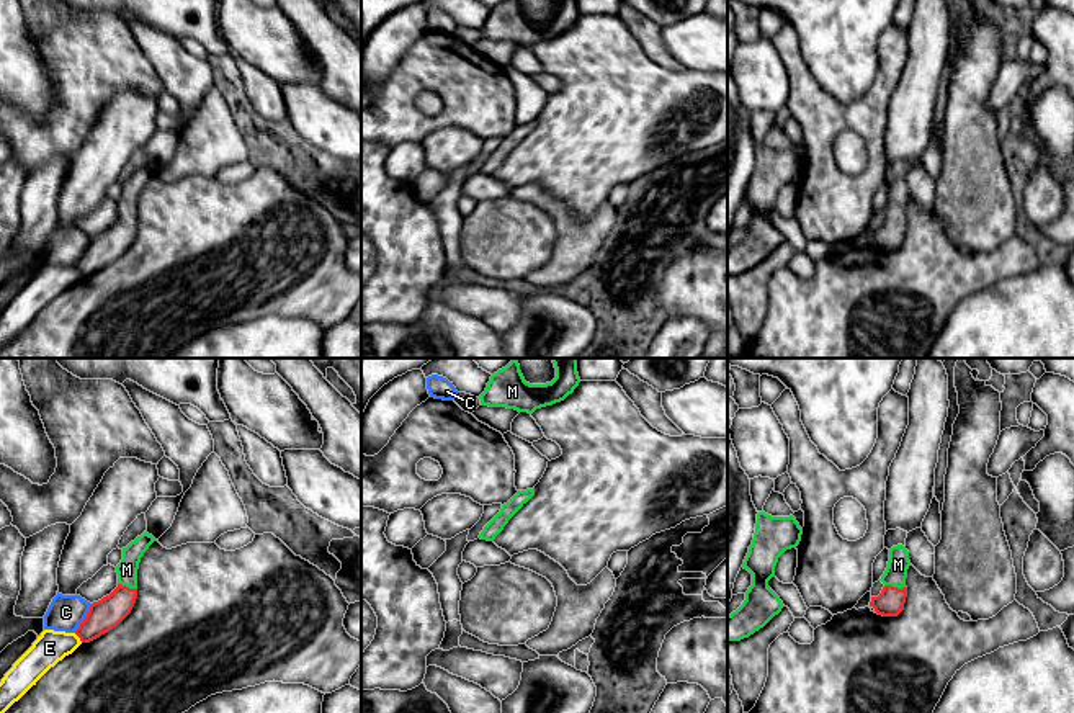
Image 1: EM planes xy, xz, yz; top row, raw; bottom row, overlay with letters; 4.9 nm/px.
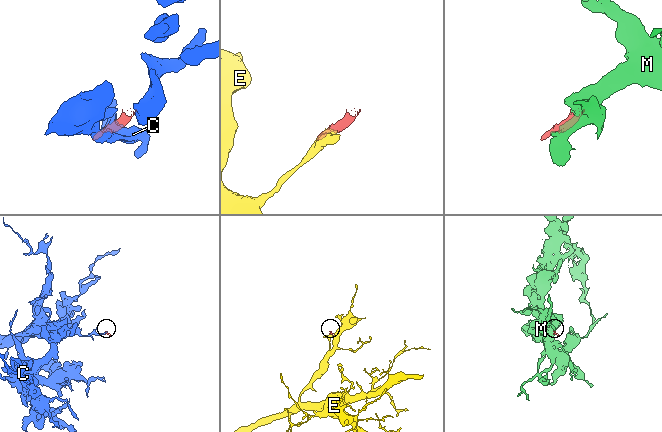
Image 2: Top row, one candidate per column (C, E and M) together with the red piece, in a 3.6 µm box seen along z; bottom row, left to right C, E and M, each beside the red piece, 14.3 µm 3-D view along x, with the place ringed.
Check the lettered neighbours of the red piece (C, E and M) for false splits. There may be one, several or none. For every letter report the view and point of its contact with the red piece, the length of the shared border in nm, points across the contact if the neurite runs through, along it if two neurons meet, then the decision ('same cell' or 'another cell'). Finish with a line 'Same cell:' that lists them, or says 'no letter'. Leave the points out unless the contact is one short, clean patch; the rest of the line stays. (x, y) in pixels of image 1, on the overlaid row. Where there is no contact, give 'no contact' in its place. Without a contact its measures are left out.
C: contact xy (85, 618); length 170 nm; border xy (92, 604), (85, 618), (74, 632); another cell
E: contact xy (79, 636); length 60 nm; border xy (74, 633), (82, 641); another cell
M: contact yz (894, 587); length 110 nm; way yz (890, 602), (894, 587), (898, 565); same cell
Same cell: M

